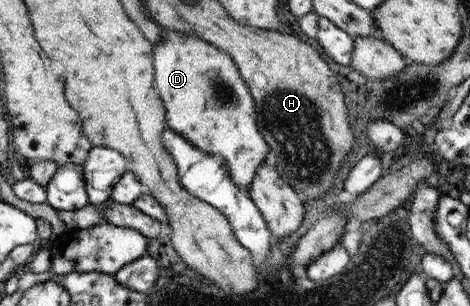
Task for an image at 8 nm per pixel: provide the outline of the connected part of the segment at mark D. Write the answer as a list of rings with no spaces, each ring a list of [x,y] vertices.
[[[164,29],[164,40],[154,46],[154,90],[165,104],[167,129],[181,134],[194,148],[207,155],[218,155],[225,160],[229,176],[235,186],[249,191],[257,170],[269,160],[269,146],[259,132],[255,103],[248,85],[240,76],[237,65],[221,50],[190,35]]]

